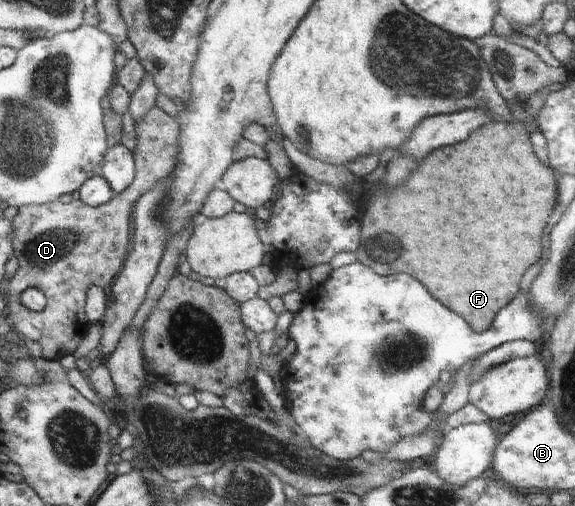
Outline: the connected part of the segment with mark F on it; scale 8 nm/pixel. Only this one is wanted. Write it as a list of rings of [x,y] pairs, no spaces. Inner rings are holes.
[[[520,118],[510,123],[492,121],[483,124],[478,131],[472,132],[472,140],[466,140],[462,144],[454,144],[448,148],[438,148],[436,152],[432,152],[432,156],[428,156],[428,160],[419,162],[408,184],[404,184],[406,188],[394,188],[392,192],[369,195],[366,208],[362,208],[360,216],[362,242],[354,252],[357,261],[380,275],[390,275],[394,270],[398,270],[398,272],[416,276],[416,280],[420,280],[432,294],[434,294],[434,282],[436,282],[436,294],[434,294],[436,300],[440,300],[442,304],[448,304],[448,308],[452,310],[458,310],[460,316],[464,316],[464,320],[468,320],[468,324],[476,328],[476,332],[484,332],[486,328],[490,328],[496,312],[504,308],[518,292],[518,282],[522,272],[540,260],[542,230],[548,222],[552,208],[556,206],[558,184],[554,180],[554,172],[550,170],[550,166],[540,164],[538,158],[534,156],[534,150],[530,146],[530,130],[532,133],[538,130],[538,124],[534,118],[531,121]],[[388,250],[404,250],[402,256],[396,262],[392,262],[394,264],[392,270],[388,262]]]

